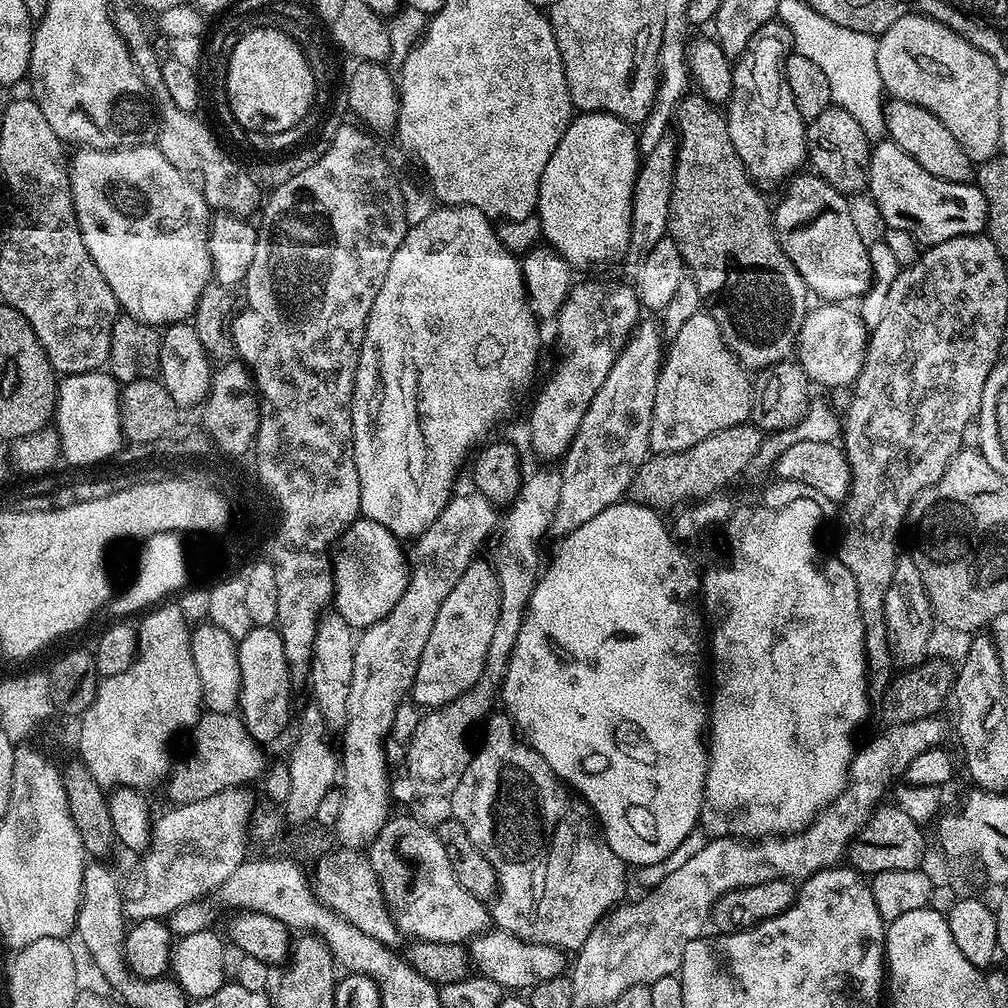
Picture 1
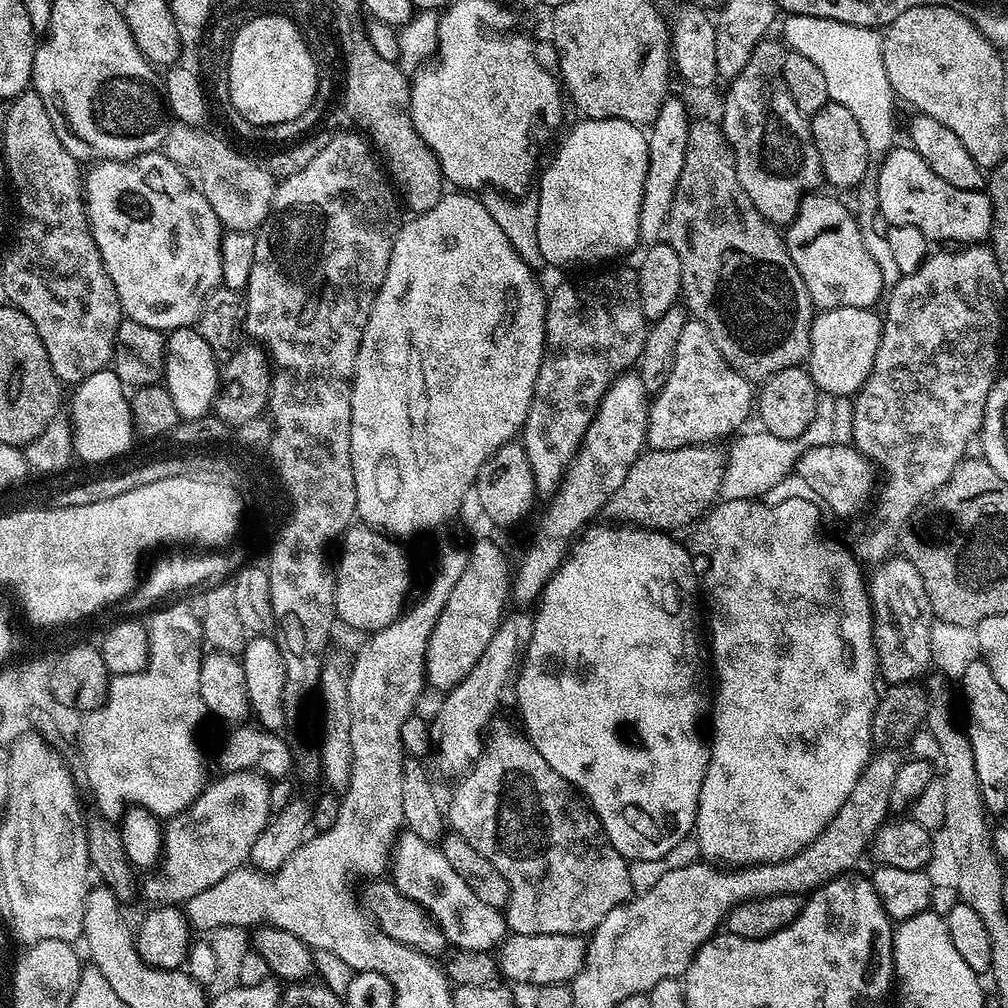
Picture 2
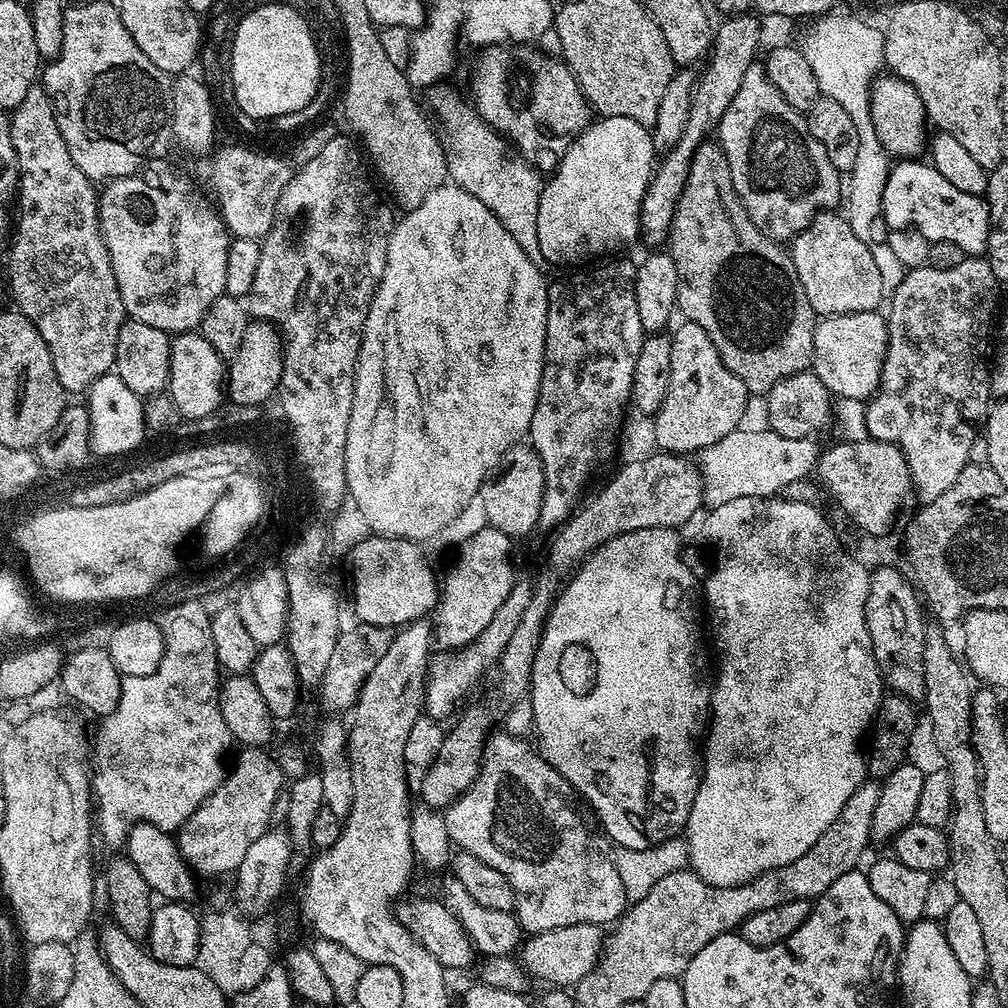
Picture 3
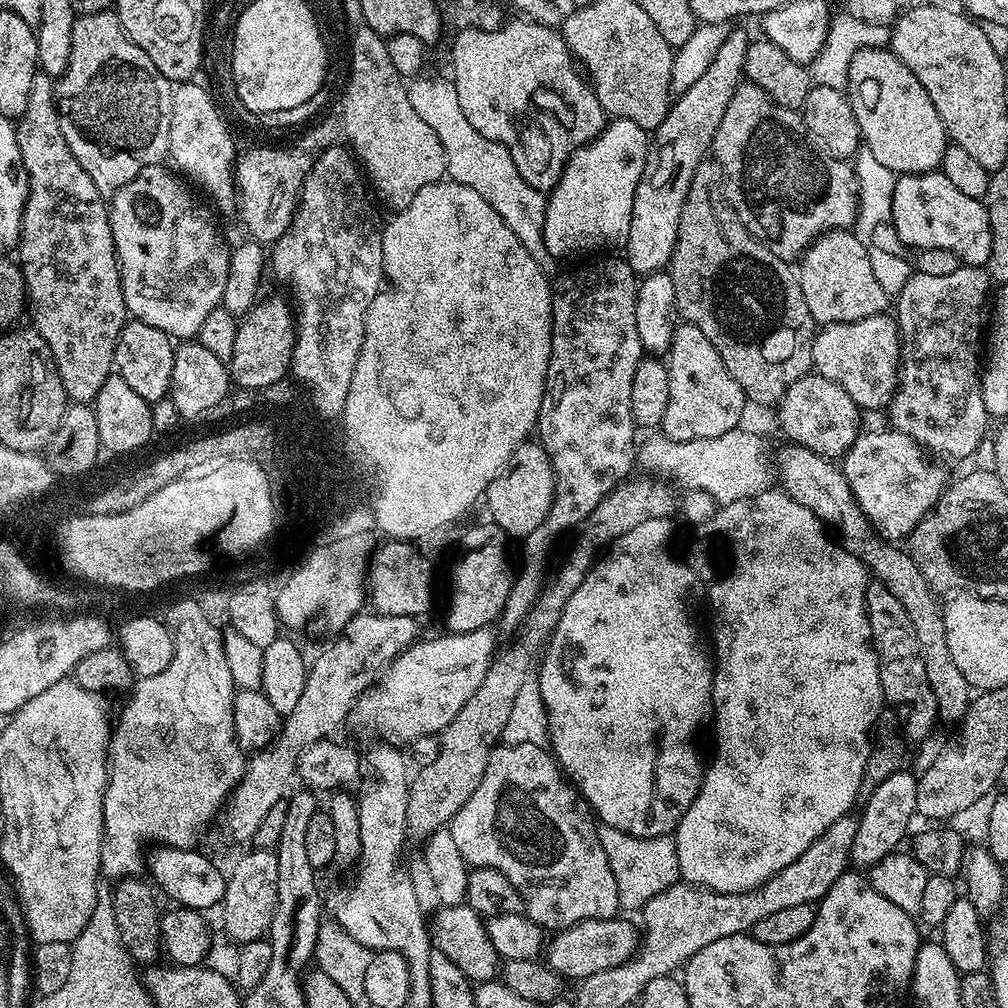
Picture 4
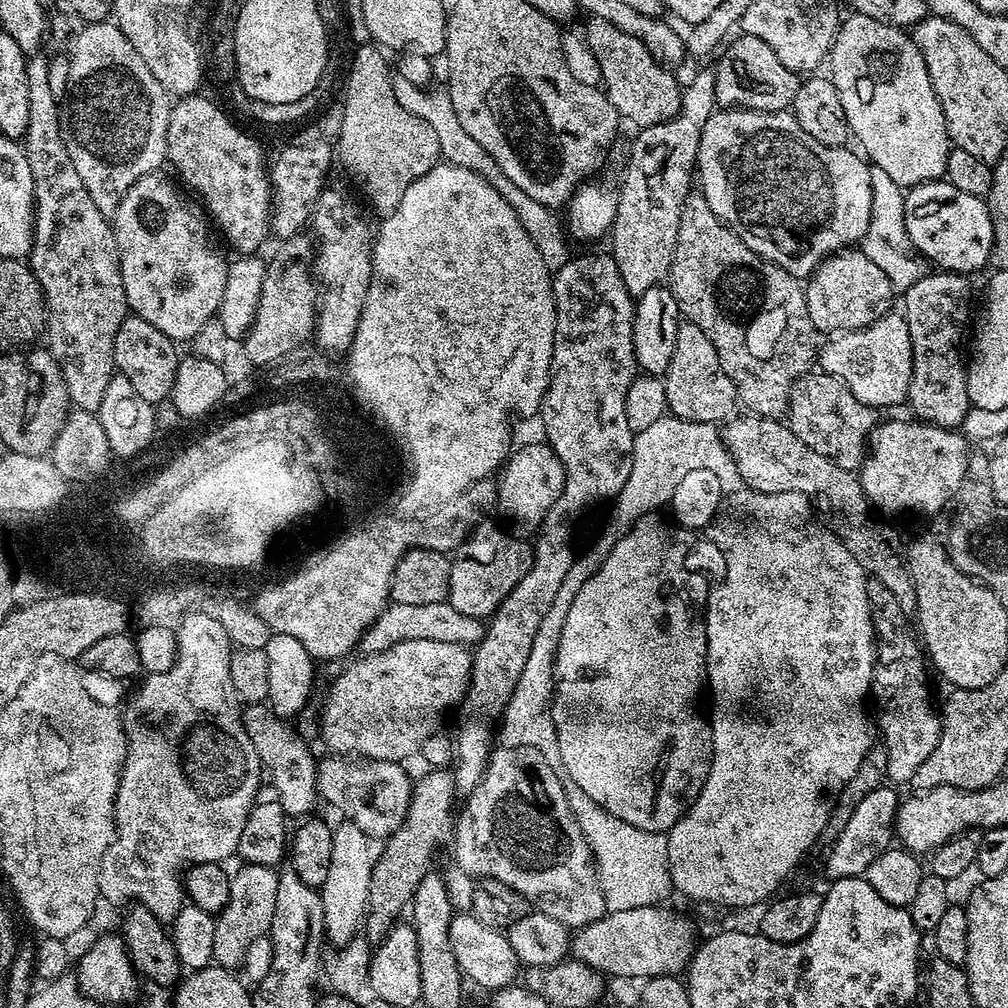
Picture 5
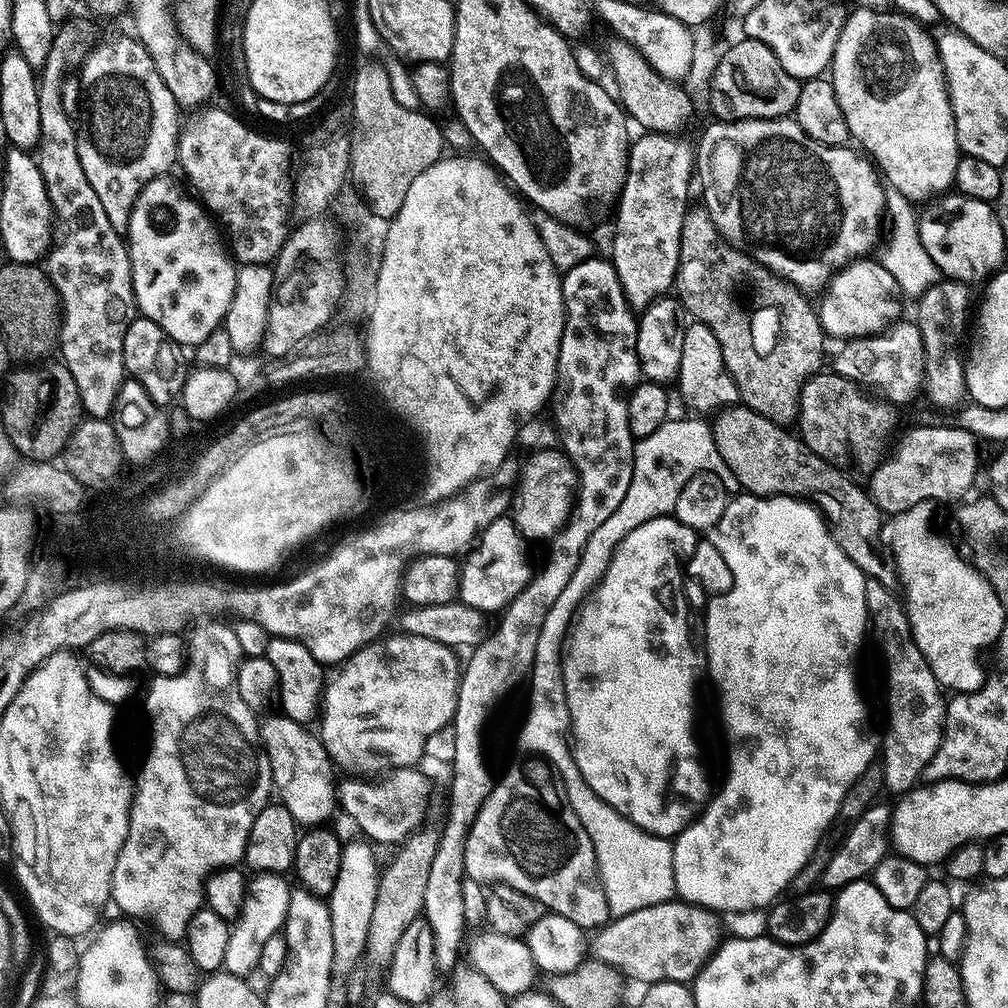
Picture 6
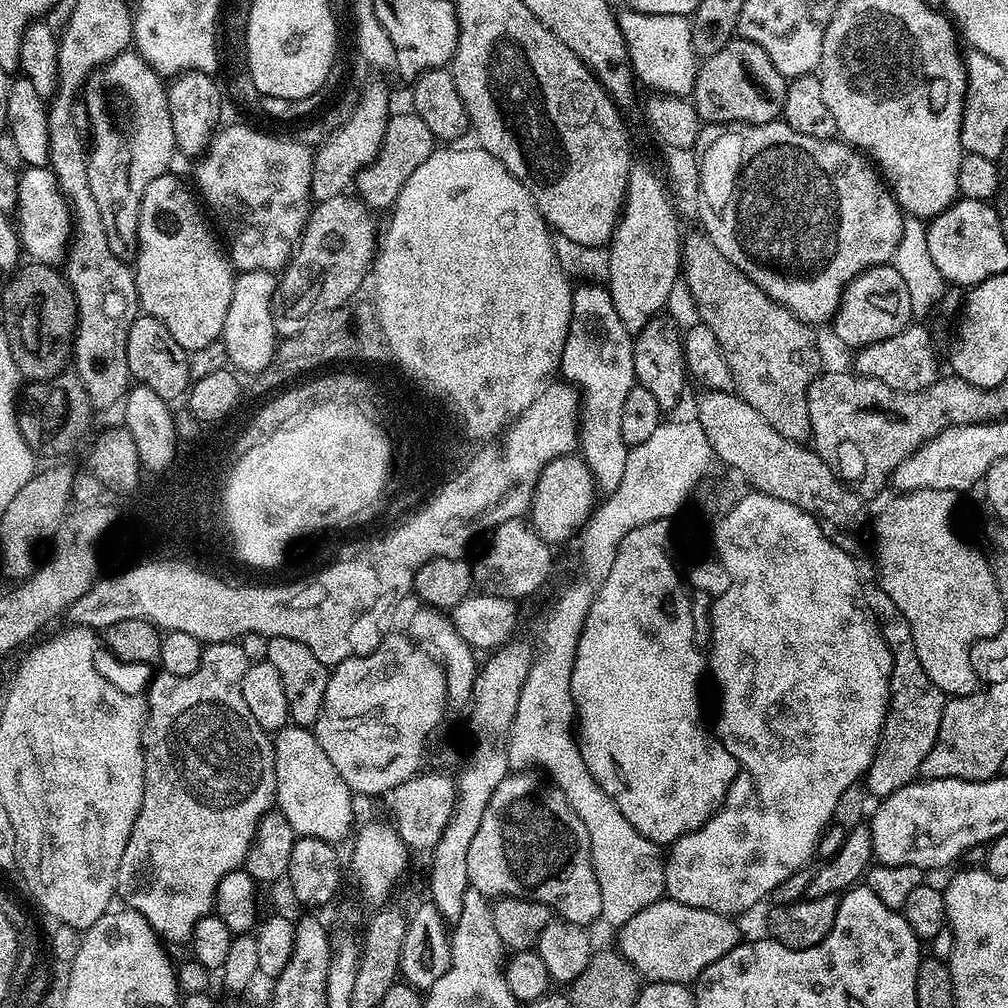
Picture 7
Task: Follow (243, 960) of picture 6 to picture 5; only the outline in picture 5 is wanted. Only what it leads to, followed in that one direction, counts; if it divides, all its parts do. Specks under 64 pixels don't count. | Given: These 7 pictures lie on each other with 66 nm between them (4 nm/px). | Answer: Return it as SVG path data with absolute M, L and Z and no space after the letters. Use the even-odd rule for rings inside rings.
M245 863L241 869L233 873L231 882L231 896L227 906L219 913L215 930L215 954L213 961L223 968L229 970L237 969L243 965L247 950L258 938L267 935L271 931L274 910L277 909L279 873L273 868L264 865Z

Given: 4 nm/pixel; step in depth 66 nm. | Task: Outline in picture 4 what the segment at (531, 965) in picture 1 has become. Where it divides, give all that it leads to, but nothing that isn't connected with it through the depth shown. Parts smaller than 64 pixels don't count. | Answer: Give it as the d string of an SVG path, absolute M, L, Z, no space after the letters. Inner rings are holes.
M613 918L610 920L583 920L571 924L569 928L559 929L556 936L547 941L546 963L559 976L575 981L585 980L588 976L598 974L602 970L610 970L614 966L622 966L636 955L642 944L642 936L628 920Z

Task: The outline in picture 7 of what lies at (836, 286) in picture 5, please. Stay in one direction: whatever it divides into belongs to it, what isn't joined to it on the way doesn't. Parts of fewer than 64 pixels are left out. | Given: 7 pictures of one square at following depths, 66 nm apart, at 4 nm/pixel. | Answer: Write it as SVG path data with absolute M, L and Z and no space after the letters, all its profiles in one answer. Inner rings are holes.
M885 266L866 270L849 282L830 328L836 331L837 338L846 347L859 350L886 338L894 338L894 334L907 328L913 320L910 290L906 290L902 274L898 274L895 266Z

